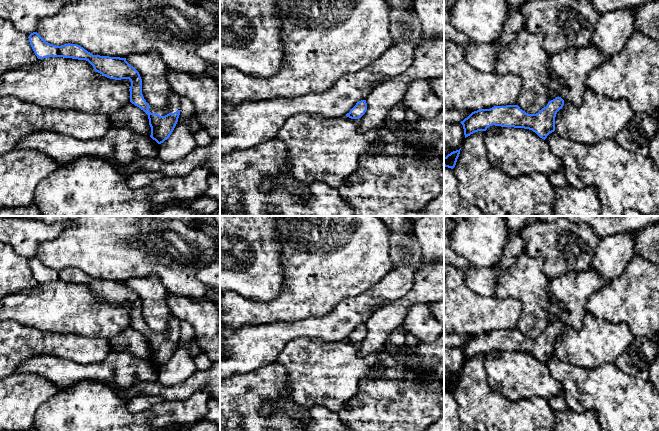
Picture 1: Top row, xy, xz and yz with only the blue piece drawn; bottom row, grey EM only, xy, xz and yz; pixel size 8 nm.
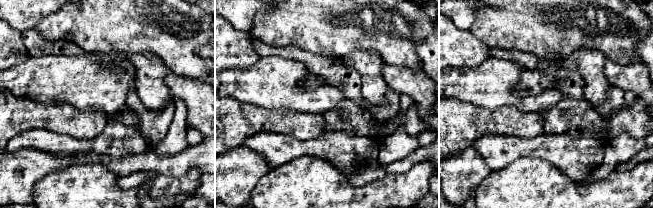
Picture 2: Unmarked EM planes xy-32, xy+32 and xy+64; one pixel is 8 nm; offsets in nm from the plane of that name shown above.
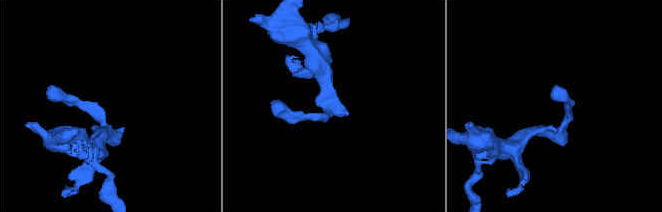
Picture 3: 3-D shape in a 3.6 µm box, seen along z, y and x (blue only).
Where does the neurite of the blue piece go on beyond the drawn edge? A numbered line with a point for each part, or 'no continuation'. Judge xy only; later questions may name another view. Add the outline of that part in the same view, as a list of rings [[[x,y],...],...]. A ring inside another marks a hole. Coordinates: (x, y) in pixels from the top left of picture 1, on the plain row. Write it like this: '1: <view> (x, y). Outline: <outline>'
1: xy (173, 329). Outline: [[[172,316],[172,318],[169,321],[168,328],[165,332],[157,334],[150,330],[149,336],[159,338],[160,340],[165,340],[169,337],[174,337],[177,334],[180,334],[180,322],[181,321],[177,317]]]

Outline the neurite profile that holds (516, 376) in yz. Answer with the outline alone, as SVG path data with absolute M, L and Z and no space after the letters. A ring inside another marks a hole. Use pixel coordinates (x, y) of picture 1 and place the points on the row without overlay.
M492 349L485 355L484 369L492 391L511 401L534 396L549 400L562 393L546 364L529 353Z

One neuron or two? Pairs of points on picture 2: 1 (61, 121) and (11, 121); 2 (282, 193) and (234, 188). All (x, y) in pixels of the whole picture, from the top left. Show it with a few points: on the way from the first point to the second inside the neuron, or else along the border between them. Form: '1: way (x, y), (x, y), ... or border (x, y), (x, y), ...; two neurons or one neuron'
1: way (49, 119), (23, 119); one neuron
2: border (267, 173), (256, 183), (250, 197); two neurons

